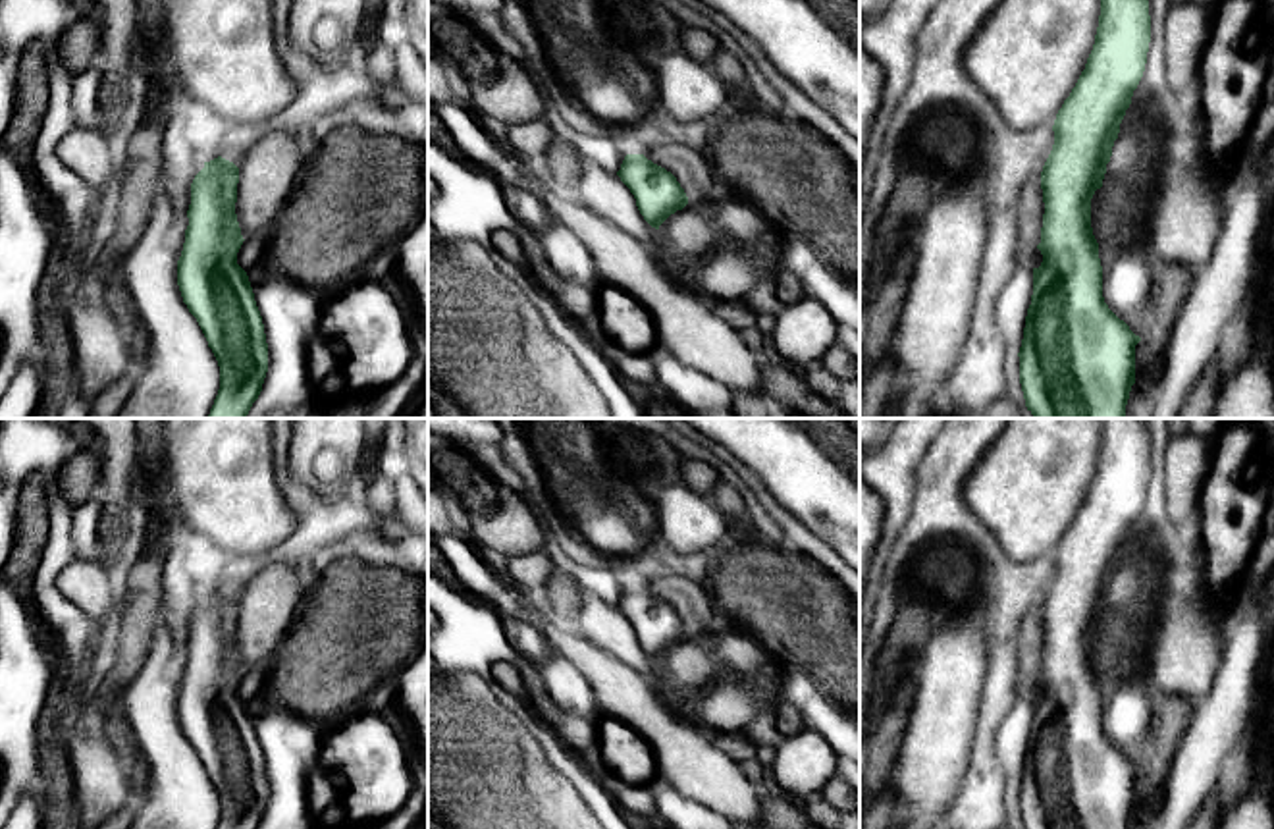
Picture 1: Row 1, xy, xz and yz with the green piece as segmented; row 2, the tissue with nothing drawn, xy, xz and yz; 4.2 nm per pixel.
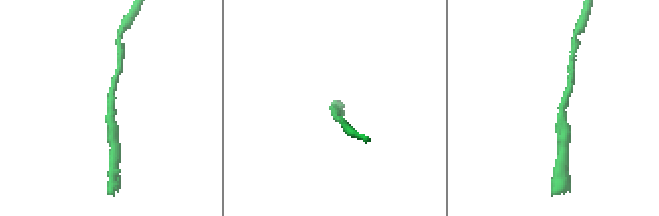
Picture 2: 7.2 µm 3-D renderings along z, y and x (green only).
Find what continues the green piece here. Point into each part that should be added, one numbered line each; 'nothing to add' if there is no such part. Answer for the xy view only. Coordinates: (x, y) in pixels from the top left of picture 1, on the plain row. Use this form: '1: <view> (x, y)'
nothing to add

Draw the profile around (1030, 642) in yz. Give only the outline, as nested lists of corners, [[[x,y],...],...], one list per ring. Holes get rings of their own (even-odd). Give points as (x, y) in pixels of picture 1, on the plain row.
[[[1037,609],[1023,617],[1018,636],[1018,661],[1025,681],[1037,679],[1041,675],[1043,646],[1043,621],[1041,609]]]

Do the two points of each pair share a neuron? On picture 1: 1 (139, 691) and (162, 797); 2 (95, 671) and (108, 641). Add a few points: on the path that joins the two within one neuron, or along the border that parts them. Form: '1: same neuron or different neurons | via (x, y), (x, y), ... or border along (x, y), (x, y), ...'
1: same neuron | via (149, 718), (162, 743), (162, 770)
2: same neuron | via (101, 664), (106, 648)

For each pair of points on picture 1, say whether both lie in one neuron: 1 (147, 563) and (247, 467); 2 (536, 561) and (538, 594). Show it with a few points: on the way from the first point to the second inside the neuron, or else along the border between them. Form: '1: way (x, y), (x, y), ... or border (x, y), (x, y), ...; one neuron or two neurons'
1: border (166, 494), (184, 523); two neurons
2: way (536, 569), (536, 587); one neuron

